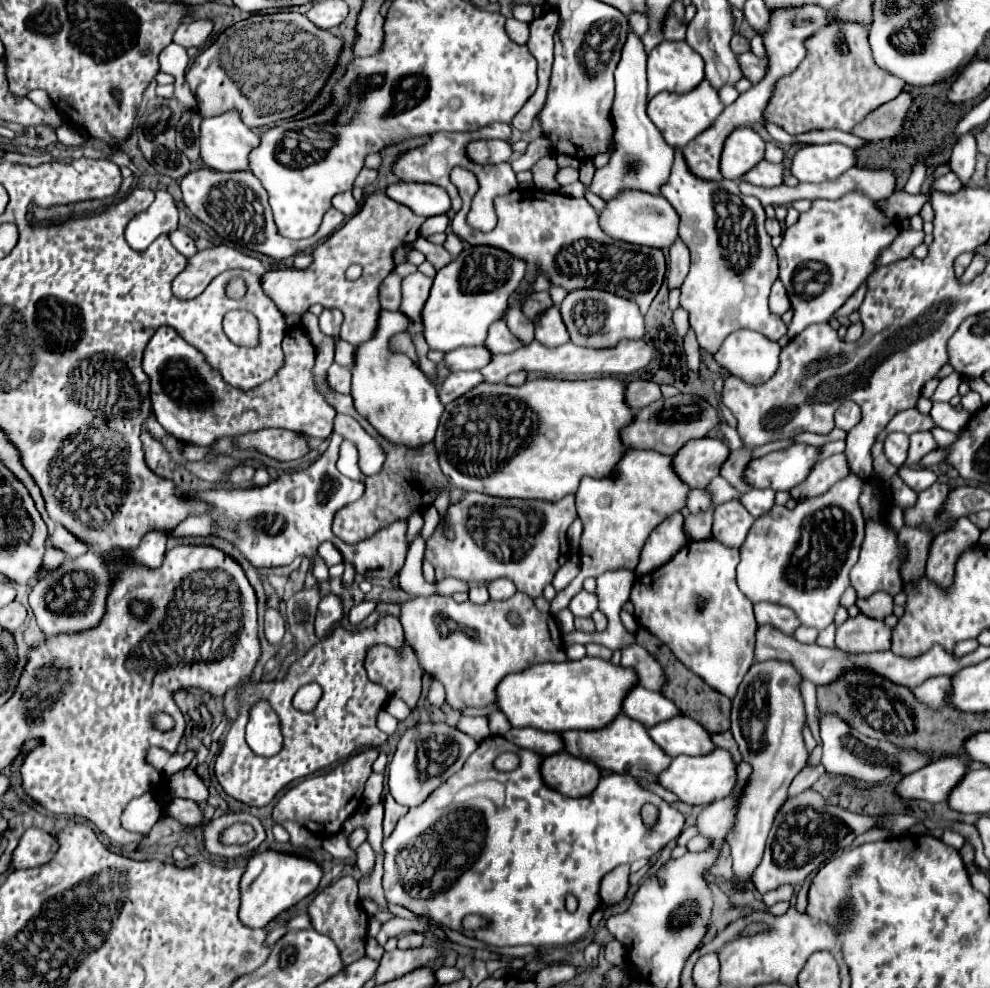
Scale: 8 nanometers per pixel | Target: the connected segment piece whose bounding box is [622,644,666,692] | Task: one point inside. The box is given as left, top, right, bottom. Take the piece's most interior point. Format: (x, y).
(652, 675)

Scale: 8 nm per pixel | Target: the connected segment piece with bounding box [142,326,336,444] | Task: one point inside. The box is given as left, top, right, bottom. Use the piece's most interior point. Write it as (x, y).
(192, 403)

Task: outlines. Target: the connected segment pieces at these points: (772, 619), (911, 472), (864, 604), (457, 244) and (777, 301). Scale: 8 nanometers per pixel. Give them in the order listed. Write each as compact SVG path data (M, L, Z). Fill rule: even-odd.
M758 602L758 604L754 604L754 616L756 616L758 626L770 624L770 626L782 630L784 634L792 634L800 626L796 616L792 616L792 610L784 608L784 606L778 606L778 604Z
M900 466L898 476L916 492L922 492L930 488L936 482L936 474L930 468L910 468L910 466Z
M876 592L870 598L856 600L856 606L864 616L874 620L884 620L888 614L892 614L894 602L892 602L892 596L888 596L886 592Z
M448 234L446 242L444 242L444 248L452 254L452 258L456 258L460 254L460 250L462 250L462 240L456 234Z
M776 280L776 282L774 282L774 286L772 286L768 306L770 306L770 312L772 312L772 314L776 314L776 316L782 316L786 310L790 310L788 294L784 292L784 286L782 286L782 282L780 282L780 280Z

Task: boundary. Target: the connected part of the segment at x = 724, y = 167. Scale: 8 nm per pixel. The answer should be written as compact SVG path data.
M738 128L724 144L720 172L724 178L738 180L760 160L764 160L764 140L752 128Z

